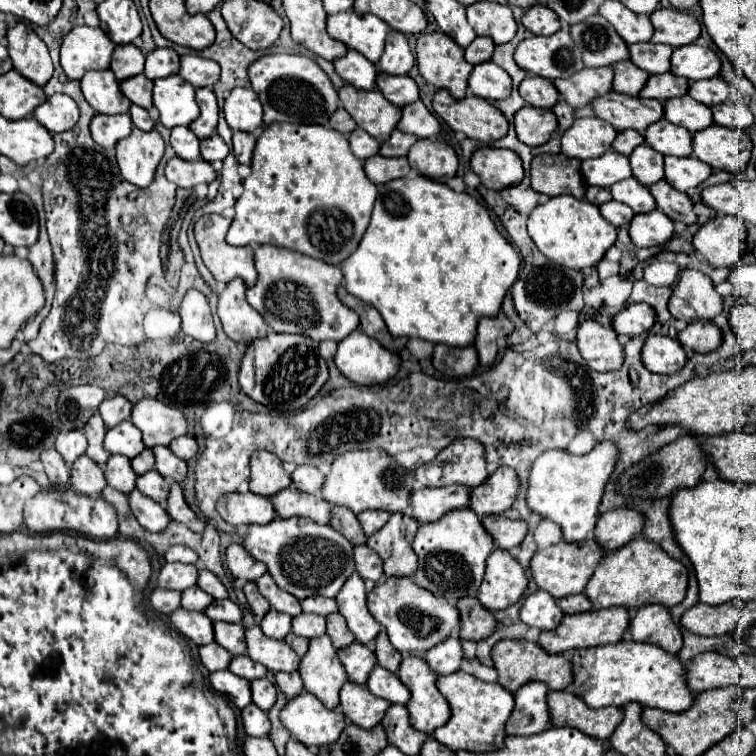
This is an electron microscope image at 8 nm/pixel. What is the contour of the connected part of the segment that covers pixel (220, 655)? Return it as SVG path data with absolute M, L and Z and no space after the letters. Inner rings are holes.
M216 642L208 644L208 646L200 646L200 660L202 664L210 670L210 672L218 672L218 670L226 670L232 656L228 654L228 650L224 650L222 646L218 646Z

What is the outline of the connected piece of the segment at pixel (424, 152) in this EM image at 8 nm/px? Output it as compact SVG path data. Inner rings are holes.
M418 140L407 155L410 166L432 180L448 180L456 176L458 156L452 146L440 140Z

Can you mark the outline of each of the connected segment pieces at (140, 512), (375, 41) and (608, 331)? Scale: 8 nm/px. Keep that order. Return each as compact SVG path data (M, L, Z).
M132 490L130 494L130 506L136 518L142 522L142 526L150 532L164 532L172 518L168 516L166 508L158 502L152 502L148 496L140 494L138 490Z
M352 10L328 16L328 34L346 44L346 48L364 54L370 62L378 62L384 52L388 24L374 14L356 14Z
M584 318L578 326L578 350L588 366L596 372L618 370L624 362L624 348L620 346L612 326L600 326L594 318Z

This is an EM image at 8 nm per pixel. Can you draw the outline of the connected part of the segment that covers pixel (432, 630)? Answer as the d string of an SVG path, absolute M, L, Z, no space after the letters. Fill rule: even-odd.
M408 576L386 578L382 584L376 584L368 594L368 608L372 616L386 628L392 646L398 652L424 654L460 628L460 612L446 598L438 598L436 594L420 588Z

